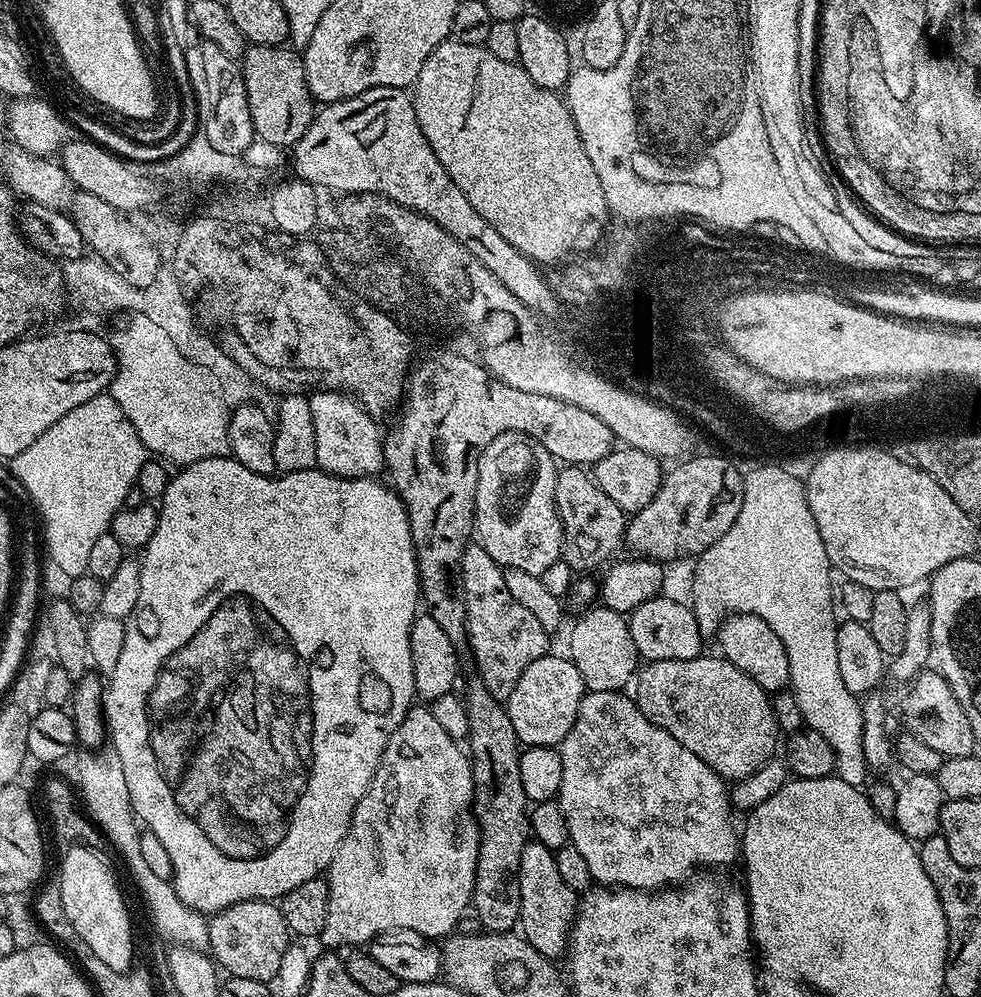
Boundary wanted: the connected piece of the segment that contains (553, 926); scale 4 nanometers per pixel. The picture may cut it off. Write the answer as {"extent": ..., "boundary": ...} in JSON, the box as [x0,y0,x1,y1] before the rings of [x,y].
{"extent":[518,842,578,957],"boundary":[[[535,842],[528,843],[522,850],[518,886],[520,887],[518,928],[524,939],[543,956],[563,957],[568,947],[568,938],[572,935],[572,922],[578,911],[578,896],[570,890],[570,886],[566,886],[566,882],[562,882],[555,851]]]}

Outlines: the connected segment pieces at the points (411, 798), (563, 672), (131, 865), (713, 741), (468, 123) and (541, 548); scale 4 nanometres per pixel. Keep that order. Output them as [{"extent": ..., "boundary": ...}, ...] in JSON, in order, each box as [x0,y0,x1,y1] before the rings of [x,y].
[{"extent":[318,706,480,950],"boundary":[[[413,706],[402,718],[398,730],[388,739],[386,750],[380,759],[378,770],[372,779],[372,787],[358,802],[352,811],[352,821],[348,827],[344,840],[338,846],[332,863],[326,869],[326,879],[330,890],[330,910],[326,914],[326,926],[318,937],[319,943],[325,944],[325,949],[336,950],[339,944],[352,944],[348,946],[367,946],[372,943],[375,936],[382,935],[390,930],[414,930],[418,934],[429,938],[447,937],[457,931],[456,923],[464,916],[464,911],[469,911],[472,904],[472,892],[476,888],[476,867],[478,866],[478,850],[480,849],[480,827],[476,824],[476,816],[472,813],[472,762],[463,747],[438,726],[434,714],[427,708]]]},{"extent":[506,654,586,748],"boundary":[[[549,654],[538,658],[538,662],[530,662],[526,666],[522,678],[510,690],[510,698],[506,701],[508,717],[514,726],[514,734],[521,745],[529,748],[550,748],[558,746],[570,734],[570,726],[574,726],[574,718],[578,718],[578,706],[582,702],[586,689],[582,682],[582,674],[578,674],[578,666],[567,655]]]},{"extent":[94,804,209,951],"boundary":[[[124,804],[124,814],[114,816],[98,816],[94,824],[110,838],[115,848],[122,854],[135,884],[140,890],[145,906],[148,908],[150,918],[155,930],[164,938],[172,941],[179,947],[188,947],[193,951],[207,951],[209,946],[209,930],[207,928],[207,917],[198,911],[185,905],[173,887],[171,881],[159,878],[145,863],[140,852],[139,838],[141,831],[135,818],[132,806]]]},{"extent":[634,654,778,782],"boundary":[[[701,654],[693,660],[654,660],[645,663],[634,680],[634,699],[642,714],[646,714],[654,726],[662,726],[666,734],[674,734],[686,750],[698,754],[698,758],[702,758],[702,762],[706,762],[706,766],[724,777],[725,781],[737,782],[754,774],[774,756],[778,729],[769,693],[764,692],[754,678],[738,670],[738,666],[725,660],[723,655],[715,655]]]},{"extent":[411,38,610,266],"boundary":[[[449,38],[442,41],[433,52],[425,55],[416,72],[416,83],[411,97],[416,111],[416,121],[418,126],[422,126],[422,134],[426,134],[426,142],[430,142],[430,150],[434,150],[438,162],[442,162],[446,174],[450,174],[454,186],[458,186],[458,190],[462,190],[462,194],[466,194],[470,206],[474,206],[474,210],[478,210],[478,214],[482,214],[482,218],[486,218],[486,222],[490,222],[490,226],[494,226],[494,230],[498,230],[498,234],[502,234],[502,238],[506,238],[506,242],[510,242],[510,246],[514,246],[522,255],[537,265],[556,266],[583,253],[585,251],[583,248],[601,243],[606,232],[606,225],[610,220],[610,211],[606,202],[606,194],[602,190],[602,182],[594,171],[592,156],[586,154],[583,135],[577,130],[573,115],[568,111],[567,103],[561,97],[559,100],[556,92],[538,86],[538,82],[534,82],[534,78],[530,78],[530,74],[526,74],[526,70],[520,67],[519,63],[507,64],[502,62],[502,58],[494,58],[494,54],[490,54],[490,50],[483,44],[466,46],[466,42],[458,42]]]},{"extent":[475,432,564,576],"boundary":[[[524,432],[498,434],[480,456],[476,487],[475,535],[501,568],[526,570],[540,576],[561,563],[564,550],[562,522],[554,502],[557,461]]]}]

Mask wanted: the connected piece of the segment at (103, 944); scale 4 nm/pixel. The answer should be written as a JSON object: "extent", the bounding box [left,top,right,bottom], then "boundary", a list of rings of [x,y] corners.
{"extent":[58,846,132,972],"boundary":[[[72,846],[60,864],[58,883],[62,894],[62,910],[70,918],[70,926],[115,972],[127,972],[132,964],[132,920],[124,905],[124,896],[116,885],[116,876],[102,857],[88,846]]]}

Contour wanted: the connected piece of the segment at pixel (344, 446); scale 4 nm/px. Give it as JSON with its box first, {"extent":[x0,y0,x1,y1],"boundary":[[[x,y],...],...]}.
{"extent":[308,390,385,478],"boundary":[[[316,390],[308,396],[316,435],[316,467],[324,472],[346,478],[375,477],[385,471],[382,428],[349,393],[339,390]]]}

